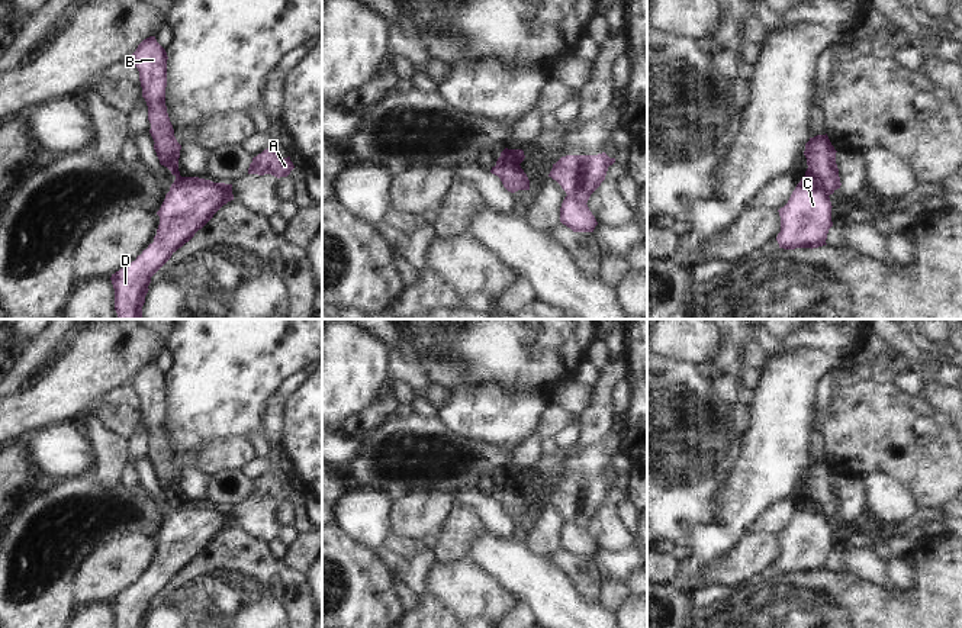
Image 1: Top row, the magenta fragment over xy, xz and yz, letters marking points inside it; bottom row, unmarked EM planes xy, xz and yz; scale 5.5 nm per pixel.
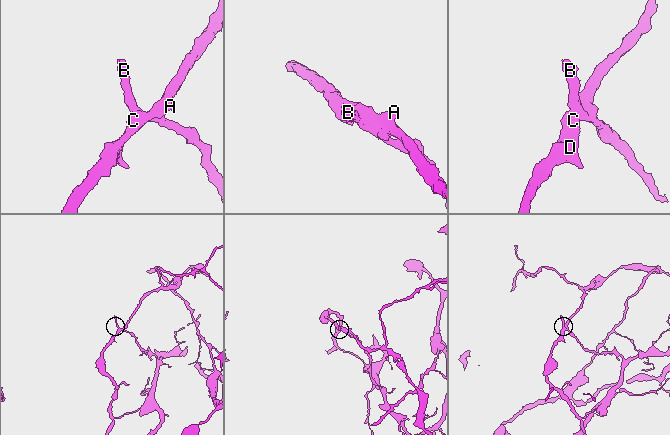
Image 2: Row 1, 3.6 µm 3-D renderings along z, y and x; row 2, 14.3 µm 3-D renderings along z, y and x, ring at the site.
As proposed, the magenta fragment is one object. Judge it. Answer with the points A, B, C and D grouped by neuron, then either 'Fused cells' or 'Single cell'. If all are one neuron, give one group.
Groups: A C D / B. Fused cells.

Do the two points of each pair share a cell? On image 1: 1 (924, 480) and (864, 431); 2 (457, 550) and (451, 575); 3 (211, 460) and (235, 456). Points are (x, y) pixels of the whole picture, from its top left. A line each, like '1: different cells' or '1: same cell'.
1: same cell
2: different cells
3: same cell

